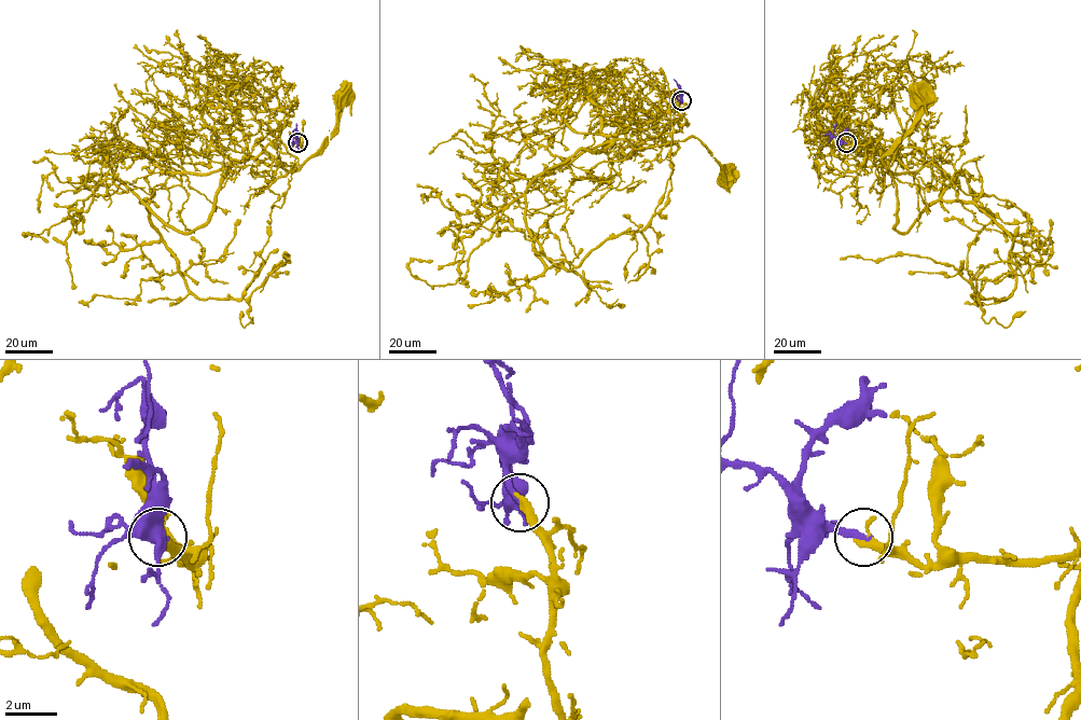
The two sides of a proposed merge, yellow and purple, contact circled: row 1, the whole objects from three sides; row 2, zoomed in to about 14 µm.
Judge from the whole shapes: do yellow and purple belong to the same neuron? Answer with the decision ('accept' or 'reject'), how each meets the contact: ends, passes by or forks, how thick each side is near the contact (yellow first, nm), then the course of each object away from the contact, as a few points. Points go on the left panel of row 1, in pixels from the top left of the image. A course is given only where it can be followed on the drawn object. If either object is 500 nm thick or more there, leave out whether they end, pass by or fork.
accept; yellow ends there; purple ends there; 380 nm thick on the yellow side, 280 nm on the other; yellow runs (298, 143), (273, 140), (245, 164), (257, 165), (259, 158), (296, 170), (330, 139), (342, 100); purple runs (298, 143), (296, 123)

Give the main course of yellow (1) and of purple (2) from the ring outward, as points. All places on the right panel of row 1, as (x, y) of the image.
1: (846, 143), (868, 146), (872, 140), (874, 165), (892, 158), (887, 170), (882, 156), (903, 138), (925, 100)
2: (846, 143), (833, 135), (836, 123)

